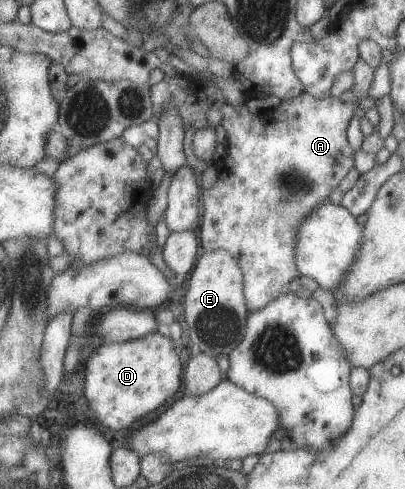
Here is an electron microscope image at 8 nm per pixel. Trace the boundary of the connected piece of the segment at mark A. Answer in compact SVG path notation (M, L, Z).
M307 92L258 114L251 112L247 103L240 107L227 103L221 107L221 124L229 134L229 156L218 182L203 192L202 246L209 252L225 249L238 257L246 272L246 295L251 313L289 293L289 282L301 275L295 262L298 228L328 199L329 191L337 187L354 166L355 151L346 130L352 127L356 108L353 103L343 103L337 97L318 99Z

